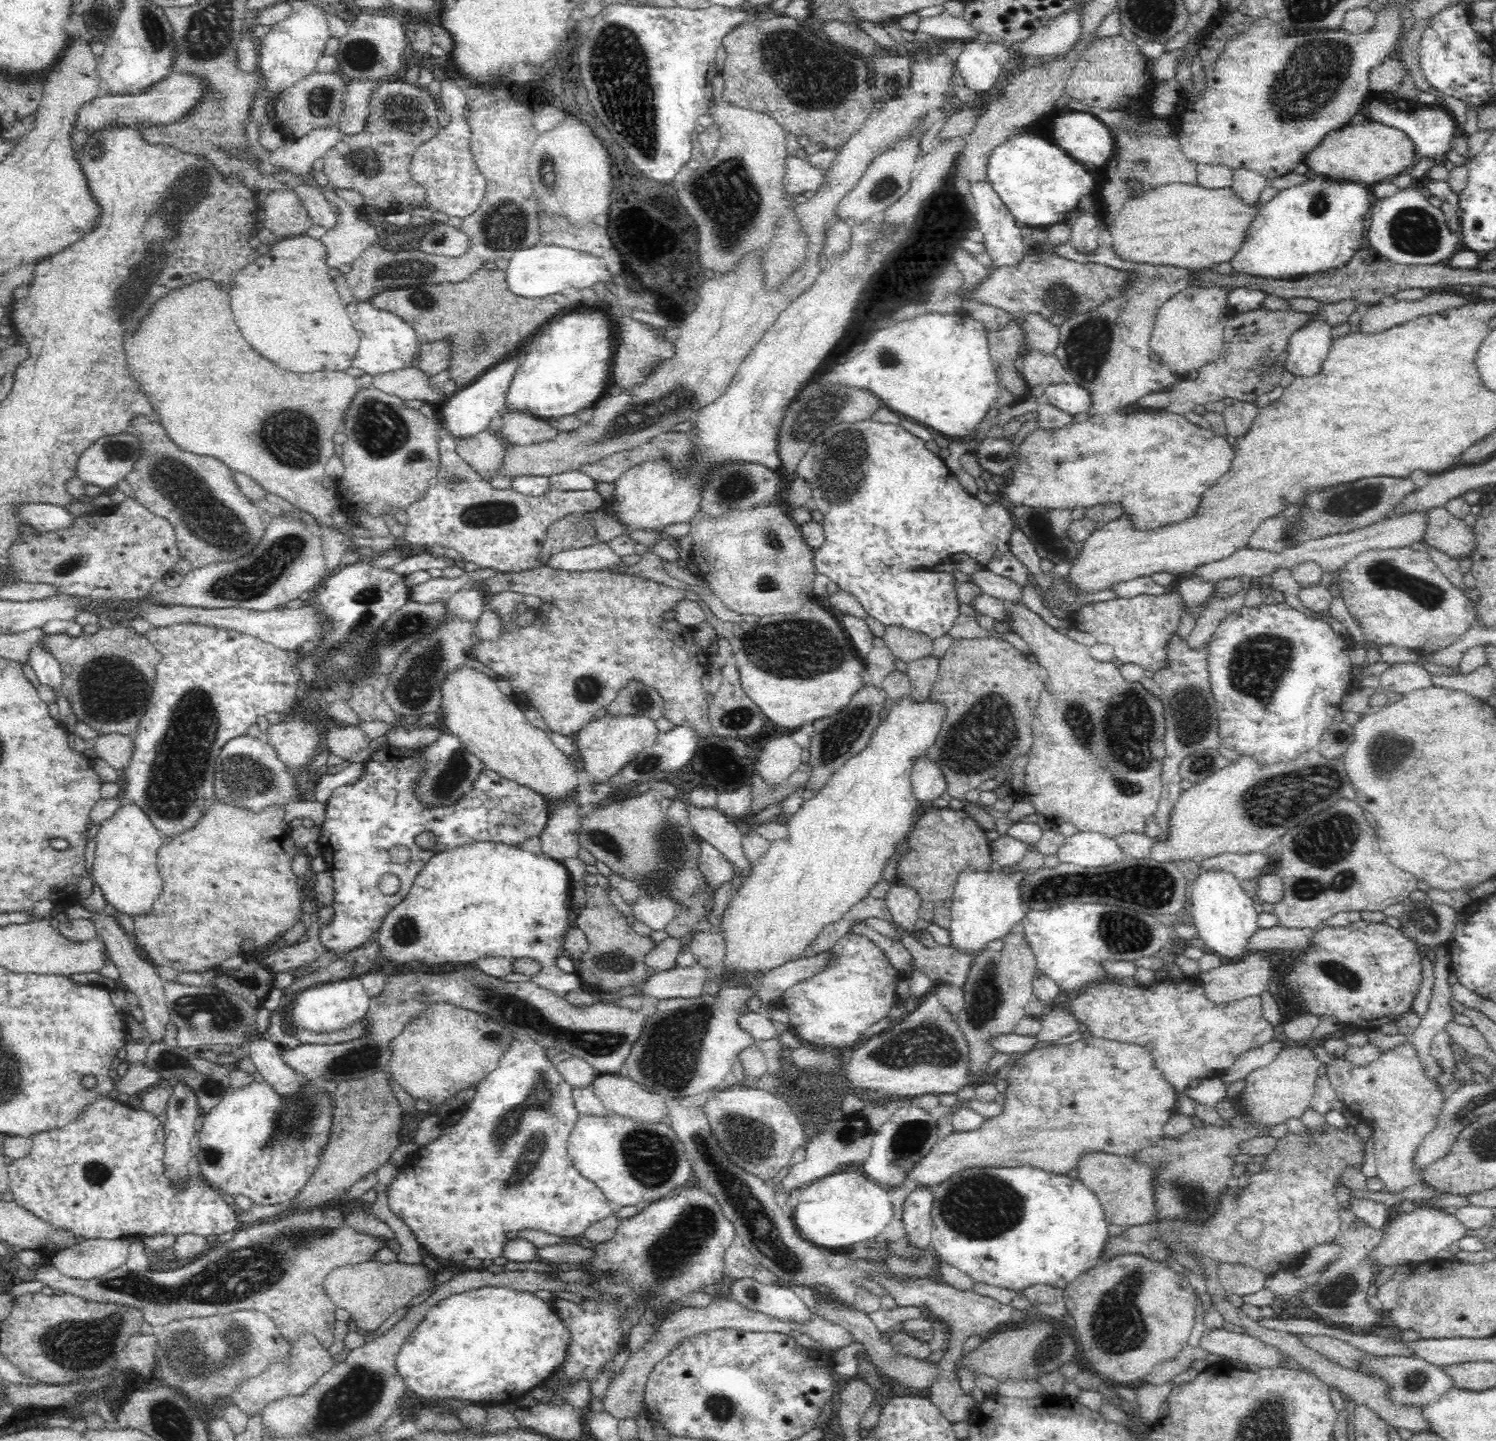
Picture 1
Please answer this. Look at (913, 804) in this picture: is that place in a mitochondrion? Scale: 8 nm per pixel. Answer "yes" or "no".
no

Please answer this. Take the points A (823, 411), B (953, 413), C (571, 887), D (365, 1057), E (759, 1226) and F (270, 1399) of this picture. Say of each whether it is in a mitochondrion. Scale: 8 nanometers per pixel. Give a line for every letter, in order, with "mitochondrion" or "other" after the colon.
A: mitochondrion
B: other
C: other
D: mitochondrion
E: mitochondrion
F: other

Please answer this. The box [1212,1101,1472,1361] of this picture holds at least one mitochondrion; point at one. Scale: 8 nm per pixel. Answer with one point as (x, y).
(1336, 1293)

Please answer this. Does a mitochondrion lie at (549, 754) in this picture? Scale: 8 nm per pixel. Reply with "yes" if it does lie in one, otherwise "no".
no

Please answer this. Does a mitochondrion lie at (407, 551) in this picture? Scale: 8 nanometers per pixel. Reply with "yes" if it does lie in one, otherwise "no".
no

